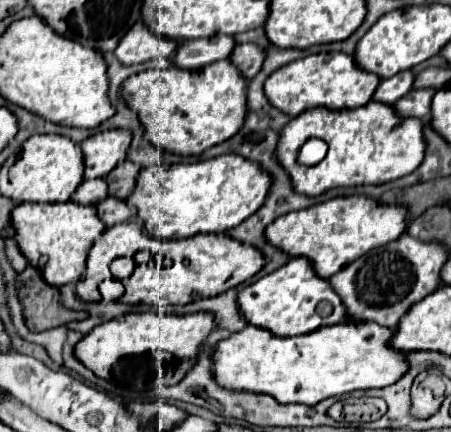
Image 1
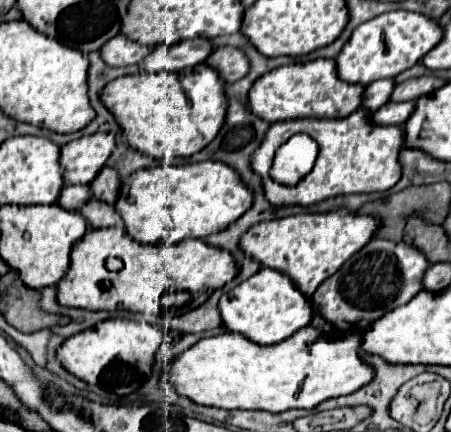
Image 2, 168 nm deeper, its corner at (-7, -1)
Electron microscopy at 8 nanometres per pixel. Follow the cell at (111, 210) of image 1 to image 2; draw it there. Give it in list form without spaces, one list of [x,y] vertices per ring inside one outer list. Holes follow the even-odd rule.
[[[88,200],[80,208],[80,214],[84,214],[88,228],[108,228],[120,224],[120,216],[116,214],[116,210],[100,200]]]

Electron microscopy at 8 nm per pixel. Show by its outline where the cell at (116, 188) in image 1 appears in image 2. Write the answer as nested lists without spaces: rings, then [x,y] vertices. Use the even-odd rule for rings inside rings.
[[[104,166],[104,170],[94,178],[90,192],[92,192],[92,198],[114,204],[118,198],[118,186],[120,186],[120,178],[116,170],[110,166]]]

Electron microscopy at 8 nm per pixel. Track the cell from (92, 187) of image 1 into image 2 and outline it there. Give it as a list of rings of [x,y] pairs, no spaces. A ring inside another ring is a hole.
[[[64,186],[60,190],[60,198],[56,200],[58,206],[64,206],[64,210],[80,210],[90,200],[90,188],[88,186]]]

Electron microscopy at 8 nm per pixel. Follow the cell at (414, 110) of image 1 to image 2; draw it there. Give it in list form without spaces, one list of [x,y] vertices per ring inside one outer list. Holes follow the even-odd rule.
[[[386,102],[384,106],[380,106],[376,112],[370,114],[370,122],[372,124],[394,124],[394,126],[402,126],[410,114],[414,112],[414,102]]]

